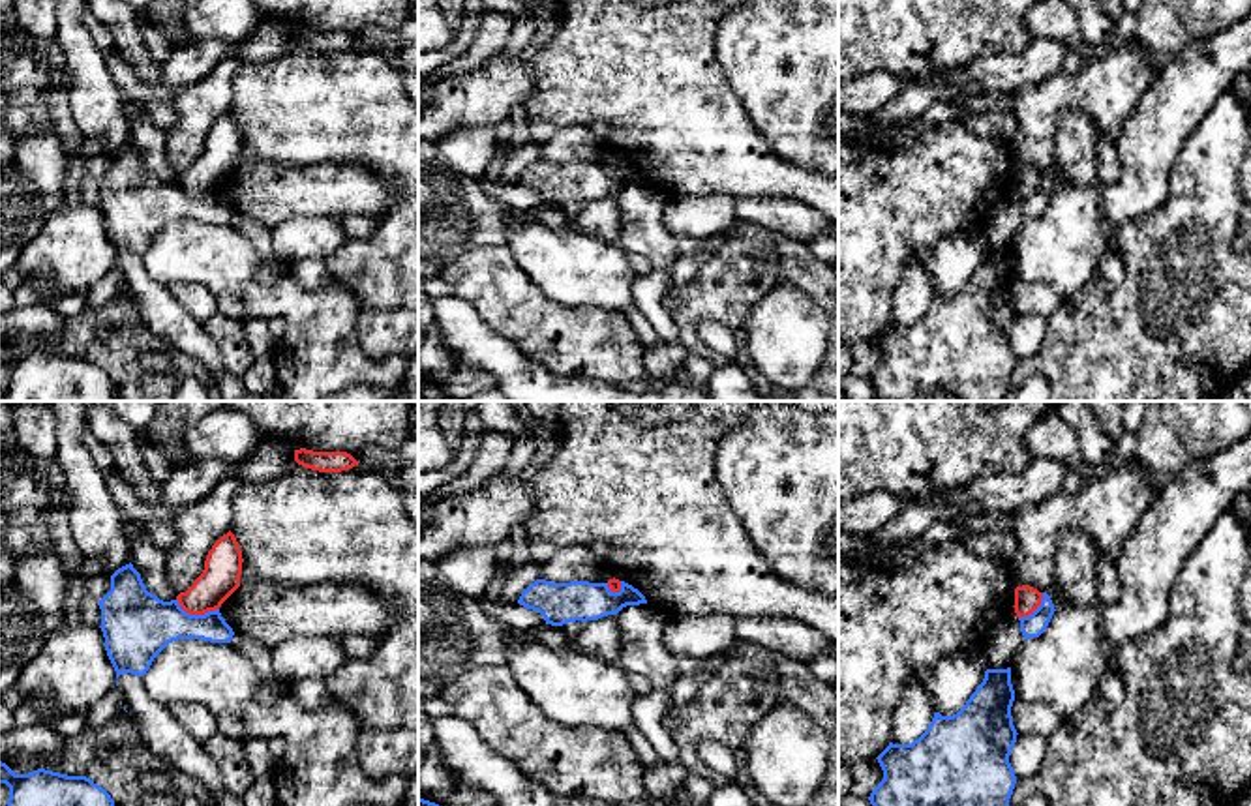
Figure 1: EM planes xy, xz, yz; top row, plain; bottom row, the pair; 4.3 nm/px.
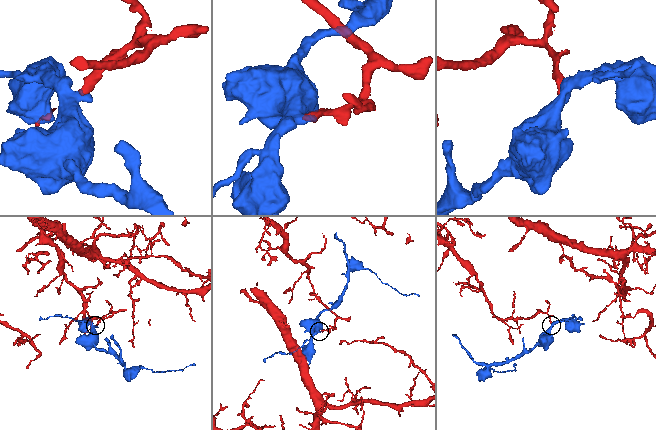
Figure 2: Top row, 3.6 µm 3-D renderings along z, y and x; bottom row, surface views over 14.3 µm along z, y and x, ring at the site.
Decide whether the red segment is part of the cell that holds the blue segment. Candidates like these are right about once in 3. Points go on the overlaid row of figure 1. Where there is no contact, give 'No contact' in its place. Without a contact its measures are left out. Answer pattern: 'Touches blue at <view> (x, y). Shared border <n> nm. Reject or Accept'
Touches blue at xy (195, 615). Shared border 190 nm. Reject

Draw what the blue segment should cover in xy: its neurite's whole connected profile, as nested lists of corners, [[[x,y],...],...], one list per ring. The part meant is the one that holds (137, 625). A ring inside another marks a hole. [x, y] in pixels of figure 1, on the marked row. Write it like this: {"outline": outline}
{"outline": [[[133,564],[111,575],[111,590],[99,600],[107,656],[116,671],[144,677],[154,658],[173,641],[231,643],[234,632],[219,609],[186,613],[178,600],[163,602],[148,592]]]}

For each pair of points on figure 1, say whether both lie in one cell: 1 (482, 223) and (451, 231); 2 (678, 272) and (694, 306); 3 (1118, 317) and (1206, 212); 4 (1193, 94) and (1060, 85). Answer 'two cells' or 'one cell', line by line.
1: one cell
2: two cells
3: one cell
4: two cells

